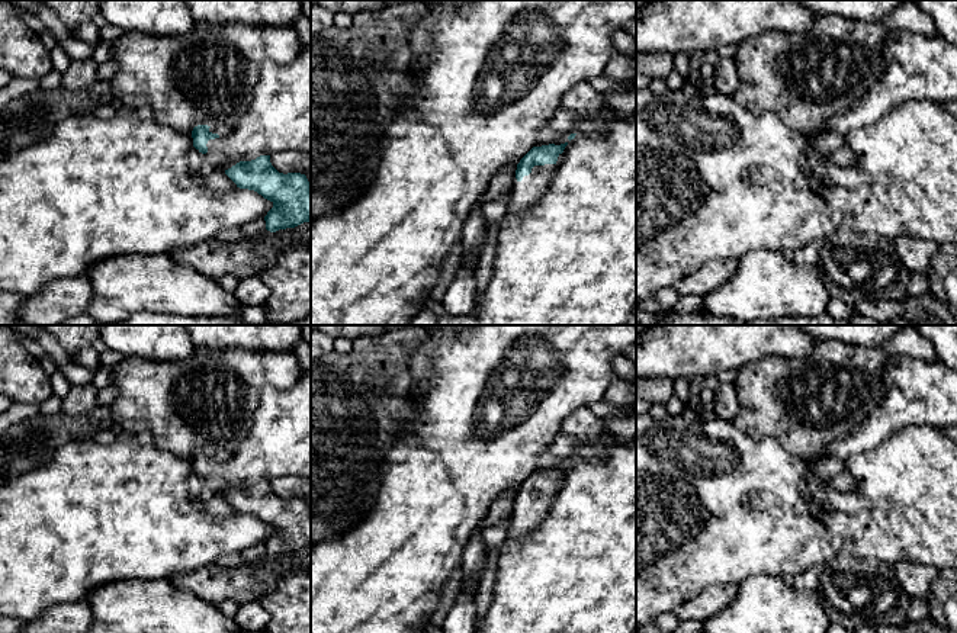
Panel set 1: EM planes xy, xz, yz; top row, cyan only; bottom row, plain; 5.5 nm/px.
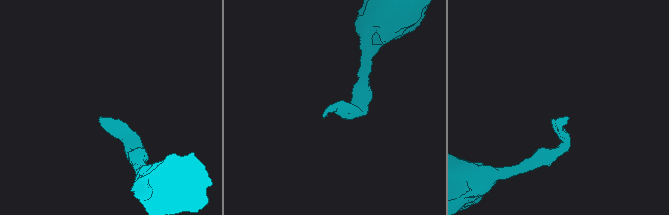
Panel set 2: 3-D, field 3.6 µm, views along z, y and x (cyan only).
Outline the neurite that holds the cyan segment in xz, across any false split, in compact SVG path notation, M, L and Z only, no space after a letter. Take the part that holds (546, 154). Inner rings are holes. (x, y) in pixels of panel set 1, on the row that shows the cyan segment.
M568 142L533 147L517 164L511 186L508 213L516 216L529 212L546 192L558 157Z

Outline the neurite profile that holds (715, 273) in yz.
M714 258L704 266L678 280L674 287L680 296L700 295L704 296L723 286L736 271L738 260Z

